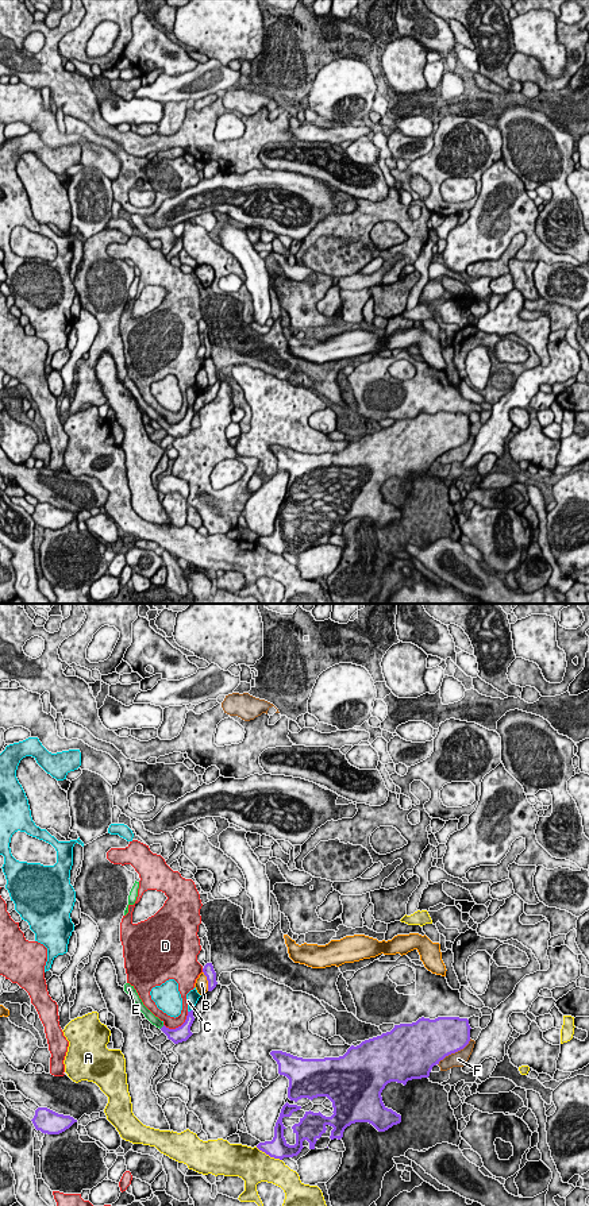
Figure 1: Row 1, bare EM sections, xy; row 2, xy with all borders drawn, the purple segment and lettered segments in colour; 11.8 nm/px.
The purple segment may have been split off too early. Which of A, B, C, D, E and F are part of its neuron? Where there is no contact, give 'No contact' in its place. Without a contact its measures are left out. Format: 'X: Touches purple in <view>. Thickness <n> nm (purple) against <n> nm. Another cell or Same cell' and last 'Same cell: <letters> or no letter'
A: Touches purple in xy. Thickness 240 nm (purple) against 400 nm. Another cell
B: Touches purple in xy. Thickness 130 nm (purple) against 160 nm. Another cell
C: Touches purple in xy. Thickness 140 nm (purple) against 160 nm. Another cell
D: Touches purple in xy. Thickness 190 nm (purple) against 140 nm. Another cell
E: Touches purple in xy. Thickness 190 nm (purple) against 100 nm. Same cell
F: Touches purple in xy. Thickness 460 nm (purple) against 190 nm. Another cell
Same cell: E

